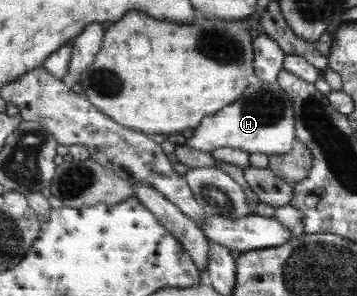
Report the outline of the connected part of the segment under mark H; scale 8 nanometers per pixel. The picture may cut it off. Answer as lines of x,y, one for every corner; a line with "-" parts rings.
254,81
238,101
225,108
224,112
206,118
206,122
195,128
193,136
186,139
184,144
210,154
226,146
238,148
249,154
260,152
270,158
272,155
289,153
298,141
293,100
282,90
278,82
262,84

